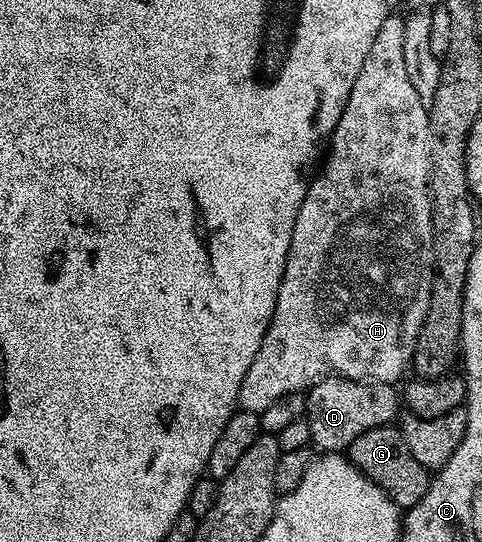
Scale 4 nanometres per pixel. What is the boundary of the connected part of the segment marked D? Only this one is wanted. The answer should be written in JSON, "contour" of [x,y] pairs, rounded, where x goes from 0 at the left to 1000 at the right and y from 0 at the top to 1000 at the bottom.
{"contour":[[[691,692],[645,710],[635,725],[635,768],[643,782],[643,812],[668,832],[718,832],[755,795],[772,795],[790,784],[807,784],[828,768],[830,725],[809,707],[726,703]]]}

